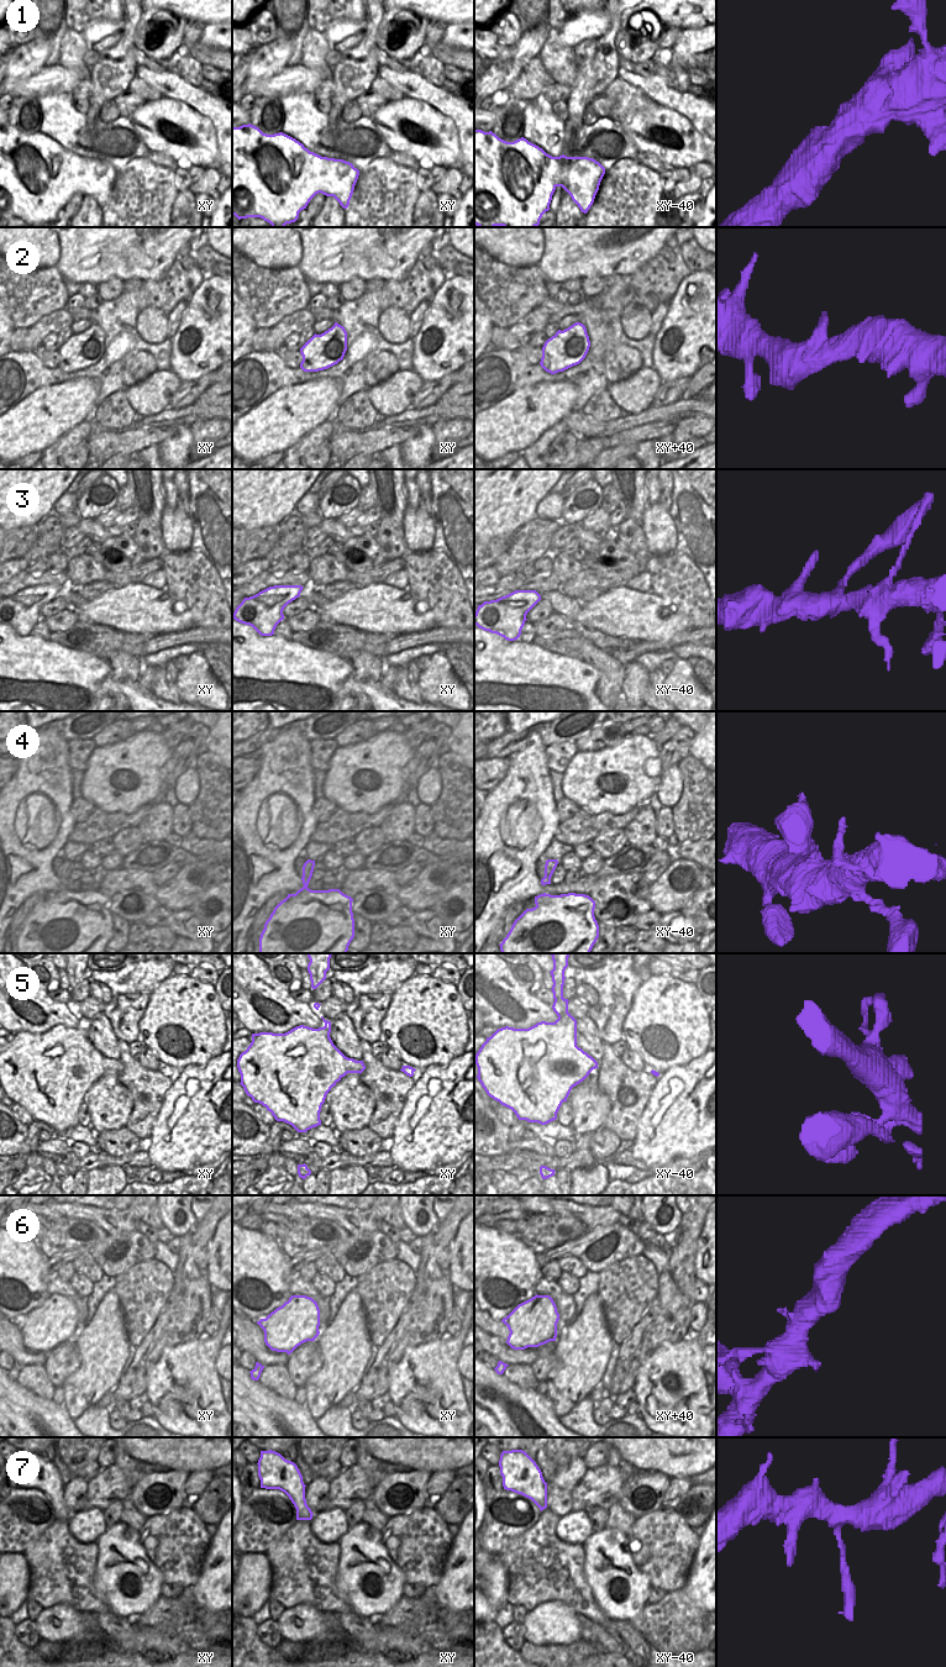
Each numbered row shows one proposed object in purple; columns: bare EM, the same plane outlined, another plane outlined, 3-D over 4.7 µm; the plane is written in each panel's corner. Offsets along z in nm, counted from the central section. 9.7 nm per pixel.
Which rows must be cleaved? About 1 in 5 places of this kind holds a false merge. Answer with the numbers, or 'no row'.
no row

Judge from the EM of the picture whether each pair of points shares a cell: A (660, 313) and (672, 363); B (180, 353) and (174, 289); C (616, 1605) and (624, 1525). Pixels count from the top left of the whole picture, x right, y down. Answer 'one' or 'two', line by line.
A: two
B: two
C: two

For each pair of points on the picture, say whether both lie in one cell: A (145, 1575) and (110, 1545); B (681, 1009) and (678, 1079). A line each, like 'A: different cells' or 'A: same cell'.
A: same cell
B: different cells

